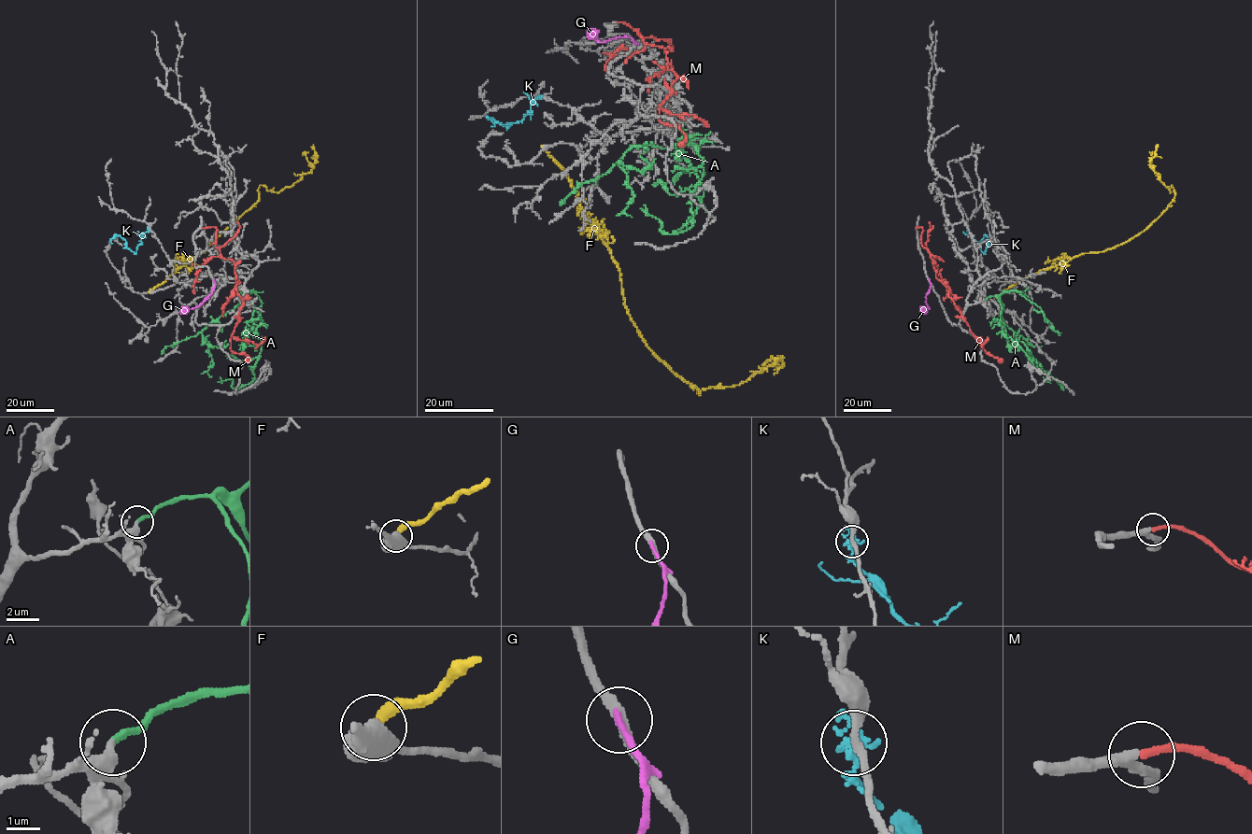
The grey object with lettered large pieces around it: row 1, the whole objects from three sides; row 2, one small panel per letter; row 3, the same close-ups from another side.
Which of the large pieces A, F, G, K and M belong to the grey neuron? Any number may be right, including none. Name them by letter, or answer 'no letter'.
A, M

